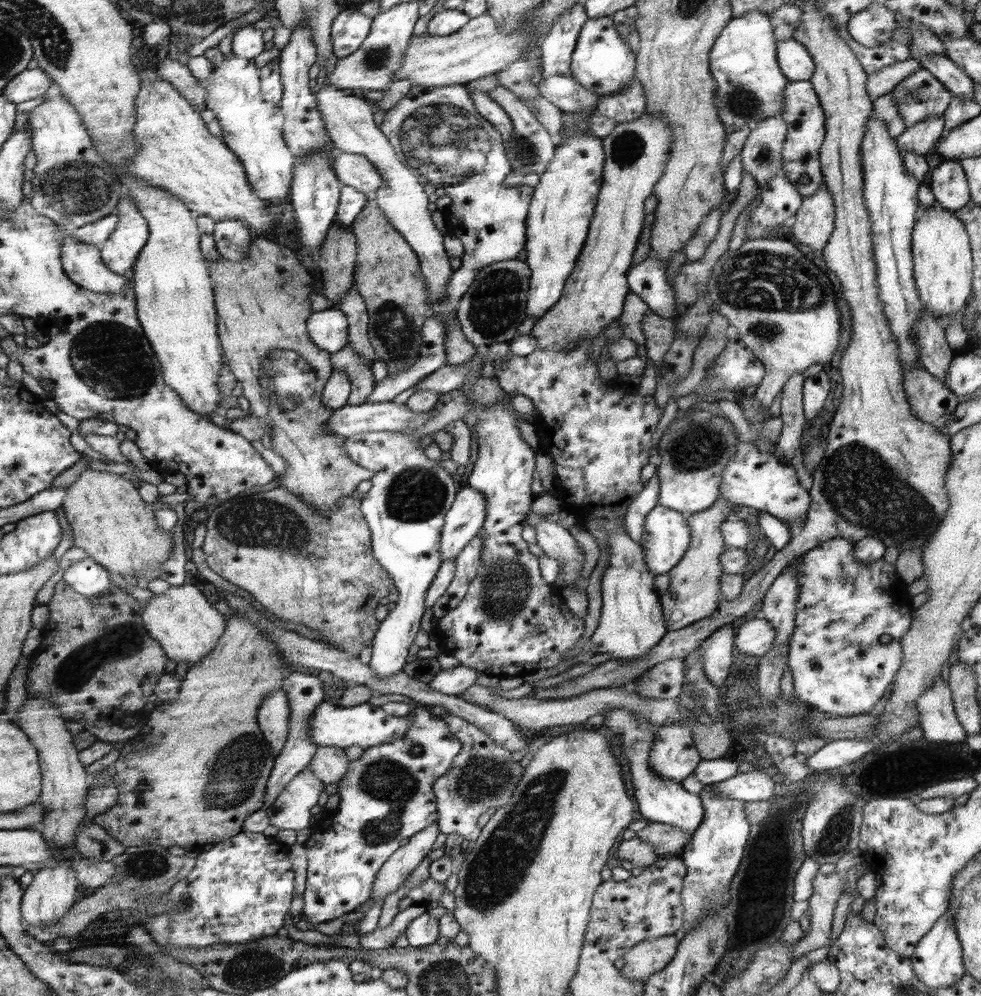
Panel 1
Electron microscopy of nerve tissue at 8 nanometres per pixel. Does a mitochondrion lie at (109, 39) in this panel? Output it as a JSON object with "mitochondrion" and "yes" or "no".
{"mitochondrion":"no"}

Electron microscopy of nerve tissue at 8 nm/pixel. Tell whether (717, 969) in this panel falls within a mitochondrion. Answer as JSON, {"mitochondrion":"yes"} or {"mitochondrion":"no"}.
{"mitochondrion":"no"}

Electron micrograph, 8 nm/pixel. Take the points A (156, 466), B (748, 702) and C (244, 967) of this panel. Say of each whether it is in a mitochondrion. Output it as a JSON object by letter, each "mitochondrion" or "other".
{"A":"other","B":"mitochondrion","C":"mitochondrion"}

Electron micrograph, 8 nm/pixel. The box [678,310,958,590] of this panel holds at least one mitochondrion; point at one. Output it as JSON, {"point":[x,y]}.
{"point":[860,488]}

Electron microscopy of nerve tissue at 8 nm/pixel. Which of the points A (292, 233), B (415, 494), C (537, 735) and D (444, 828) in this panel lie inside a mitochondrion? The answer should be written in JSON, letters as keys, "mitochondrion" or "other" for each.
{"A":"other","B":"mitochondrion","C":"other","D":"other"}

